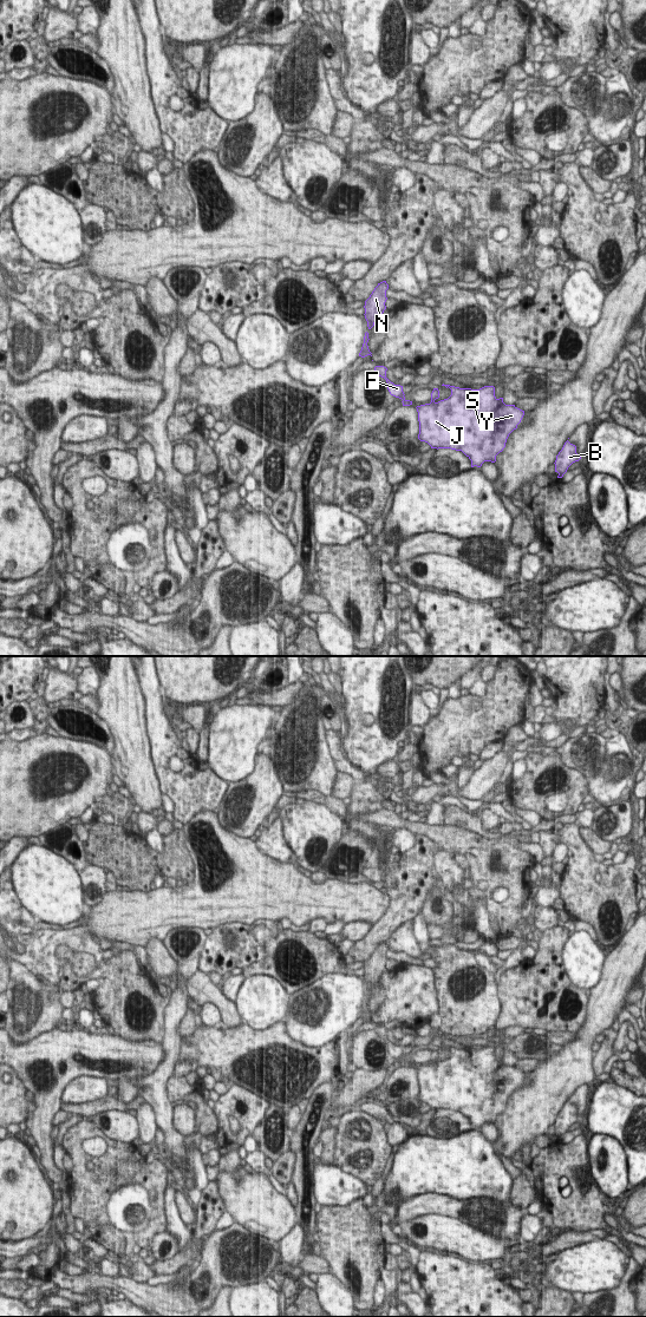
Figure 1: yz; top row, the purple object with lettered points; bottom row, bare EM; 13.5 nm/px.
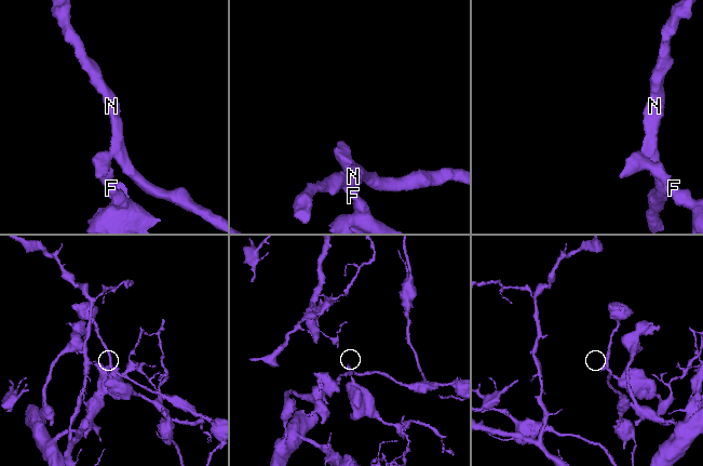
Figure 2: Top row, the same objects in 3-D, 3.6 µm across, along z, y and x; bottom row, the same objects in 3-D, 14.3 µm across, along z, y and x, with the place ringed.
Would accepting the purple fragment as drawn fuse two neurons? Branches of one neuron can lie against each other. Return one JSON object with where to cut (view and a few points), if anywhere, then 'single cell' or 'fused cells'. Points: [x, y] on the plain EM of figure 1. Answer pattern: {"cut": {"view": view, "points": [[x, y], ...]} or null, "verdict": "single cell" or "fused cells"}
{"cut": {"view": "yz", "points": [[361, 1010], [367, 1015]]}, "verdict": "fused cells"}

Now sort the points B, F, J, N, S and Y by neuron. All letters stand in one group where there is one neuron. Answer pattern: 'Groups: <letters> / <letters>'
Groups: B F J S Y / N

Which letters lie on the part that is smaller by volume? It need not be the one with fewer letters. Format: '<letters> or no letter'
B, F, J, S, Y

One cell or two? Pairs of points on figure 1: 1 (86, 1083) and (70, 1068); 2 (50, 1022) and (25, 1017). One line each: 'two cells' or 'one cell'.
1: two cells
2: one cell

